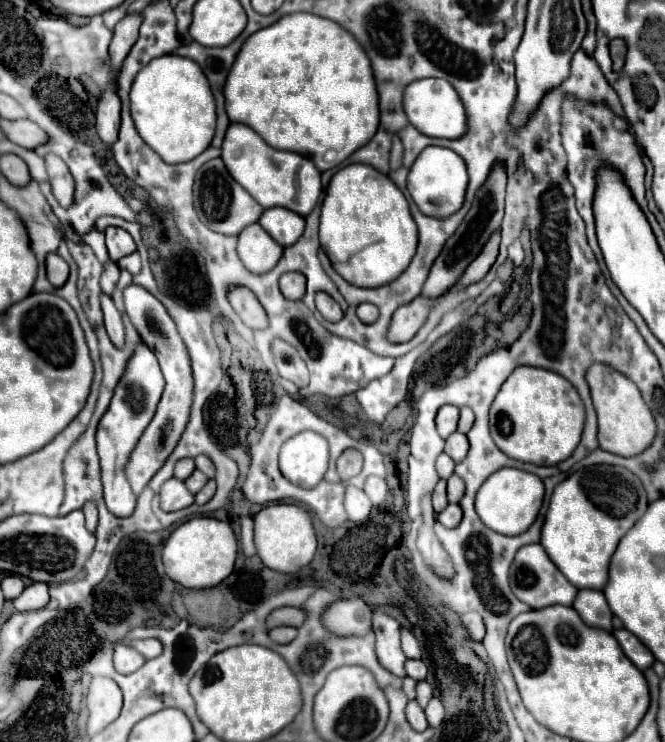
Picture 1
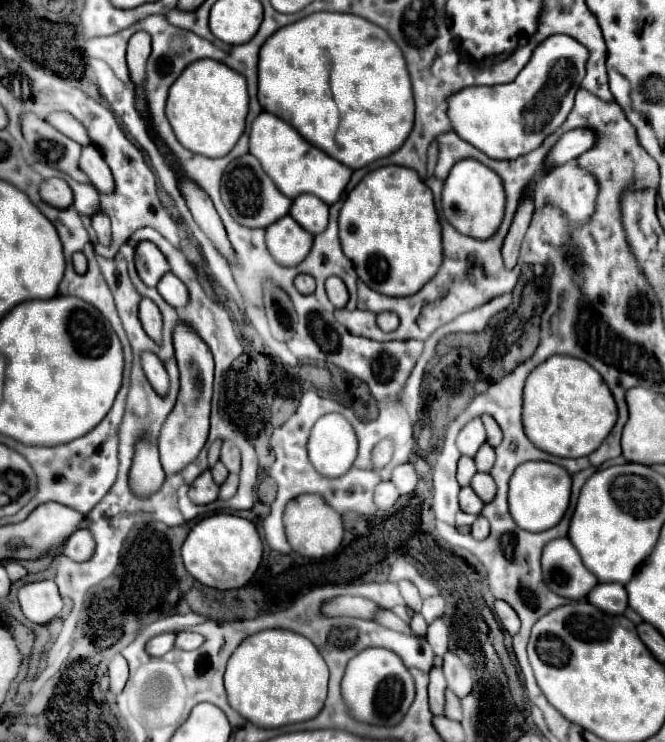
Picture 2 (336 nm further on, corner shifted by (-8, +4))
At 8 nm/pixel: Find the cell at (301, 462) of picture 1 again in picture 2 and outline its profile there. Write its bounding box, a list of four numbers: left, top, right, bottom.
[308,414,358,478]

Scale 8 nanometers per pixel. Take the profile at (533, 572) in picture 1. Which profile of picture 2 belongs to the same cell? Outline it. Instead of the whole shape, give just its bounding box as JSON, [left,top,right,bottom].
[542,538,598,600]

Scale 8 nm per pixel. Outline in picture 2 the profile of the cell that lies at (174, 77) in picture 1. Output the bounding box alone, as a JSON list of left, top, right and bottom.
[166,60,248,158]

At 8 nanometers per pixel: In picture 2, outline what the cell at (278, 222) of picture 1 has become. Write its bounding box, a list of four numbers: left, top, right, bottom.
[288,196,328,236]

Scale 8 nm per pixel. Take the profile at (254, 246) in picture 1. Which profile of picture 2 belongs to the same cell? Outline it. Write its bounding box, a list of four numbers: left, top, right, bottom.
[266,216,312,266]

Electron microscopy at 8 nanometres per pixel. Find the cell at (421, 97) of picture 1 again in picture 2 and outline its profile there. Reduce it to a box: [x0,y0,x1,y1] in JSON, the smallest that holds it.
[448,34,590,160]

